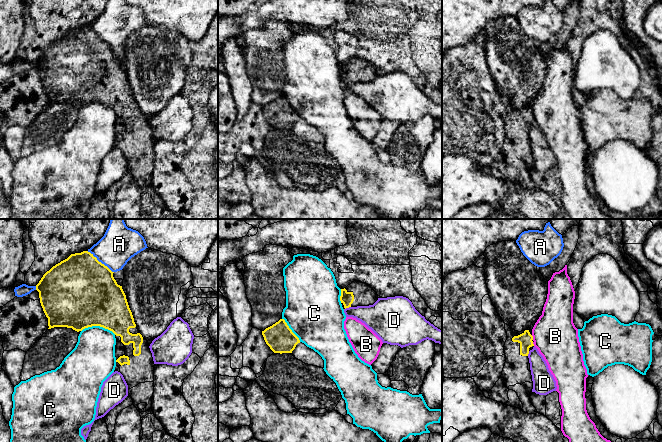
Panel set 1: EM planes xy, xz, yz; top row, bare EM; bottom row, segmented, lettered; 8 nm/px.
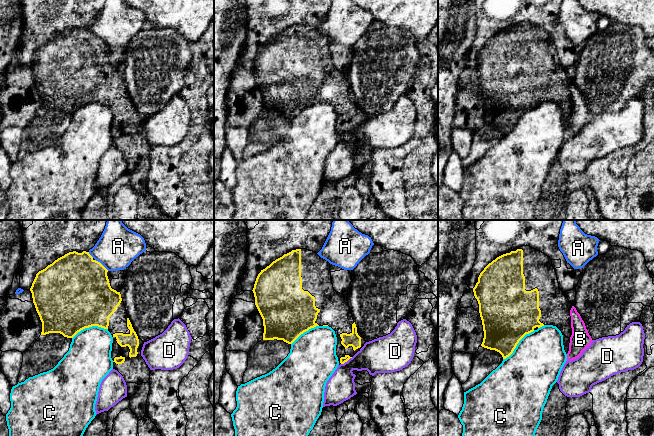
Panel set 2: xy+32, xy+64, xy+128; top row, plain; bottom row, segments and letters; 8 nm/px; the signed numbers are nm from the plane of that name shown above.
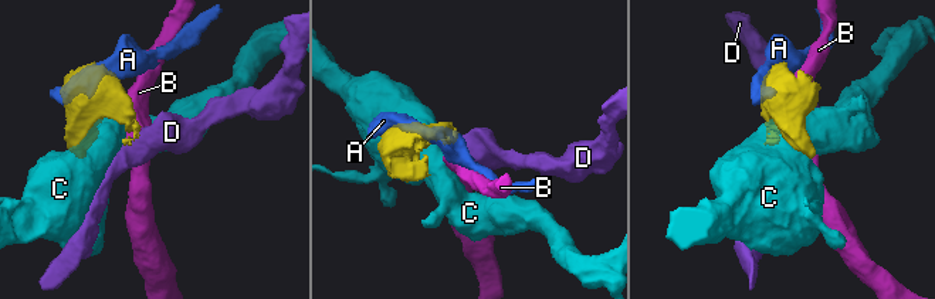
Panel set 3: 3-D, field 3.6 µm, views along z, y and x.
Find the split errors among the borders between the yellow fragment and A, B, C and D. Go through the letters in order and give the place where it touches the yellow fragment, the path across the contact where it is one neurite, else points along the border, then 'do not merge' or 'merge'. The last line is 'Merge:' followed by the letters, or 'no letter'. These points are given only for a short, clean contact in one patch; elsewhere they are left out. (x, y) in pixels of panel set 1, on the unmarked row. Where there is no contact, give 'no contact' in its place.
A: meets yellow in xy at (100, 38); do not merge
B: meets yellow in yz at (532, 113); border along yz (531, 111), (533, 115); do not merge
C: meets yellow in xy at (98, 101); do not merge
D: meets yellow in xz at (347, 83); border along xz (350, 82), (345, 85); do not merge
Merge: no letter

